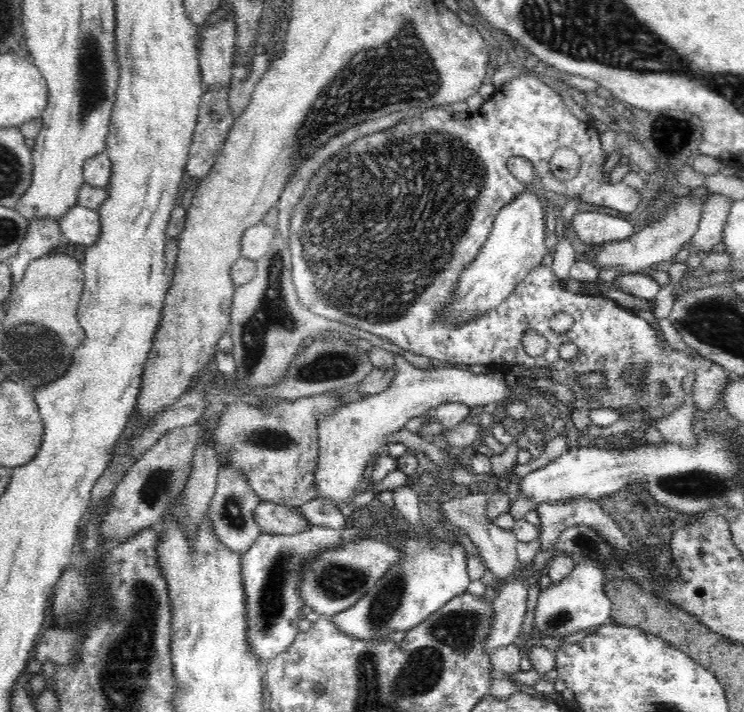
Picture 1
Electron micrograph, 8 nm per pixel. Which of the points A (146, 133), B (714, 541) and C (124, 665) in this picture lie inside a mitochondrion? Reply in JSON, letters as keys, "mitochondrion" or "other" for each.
{"A":"other","B":"other","C":"mitochondrion"}

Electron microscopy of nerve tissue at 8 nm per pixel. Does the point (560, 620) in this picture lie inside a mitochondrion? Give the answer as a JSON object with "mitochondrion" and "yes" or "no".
{"mitochondrion":"yes"}

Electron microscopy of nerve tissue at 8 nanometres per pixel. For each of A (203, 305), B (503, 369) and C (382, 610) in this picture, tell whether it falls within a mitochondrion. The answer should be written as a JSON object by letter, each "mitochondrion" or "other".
{"A":"other","B":"other","C":"mitochondrion"}

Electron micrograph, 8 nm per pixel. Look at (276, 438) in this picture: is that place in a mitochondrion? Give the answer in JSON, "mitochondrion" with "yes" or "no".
{"mitochondrion":"yes"}

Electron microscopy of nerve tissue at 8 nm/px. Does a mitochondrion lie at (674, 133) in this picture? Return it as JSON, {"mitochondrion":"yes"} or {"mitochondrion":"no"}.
{"mitochondrion":"yes"}

